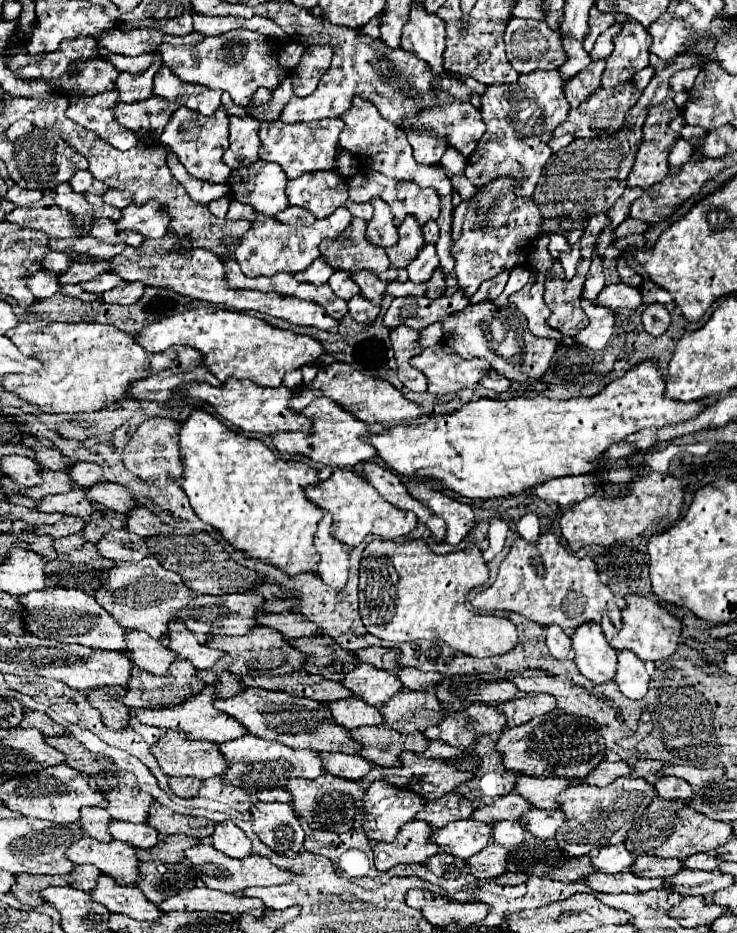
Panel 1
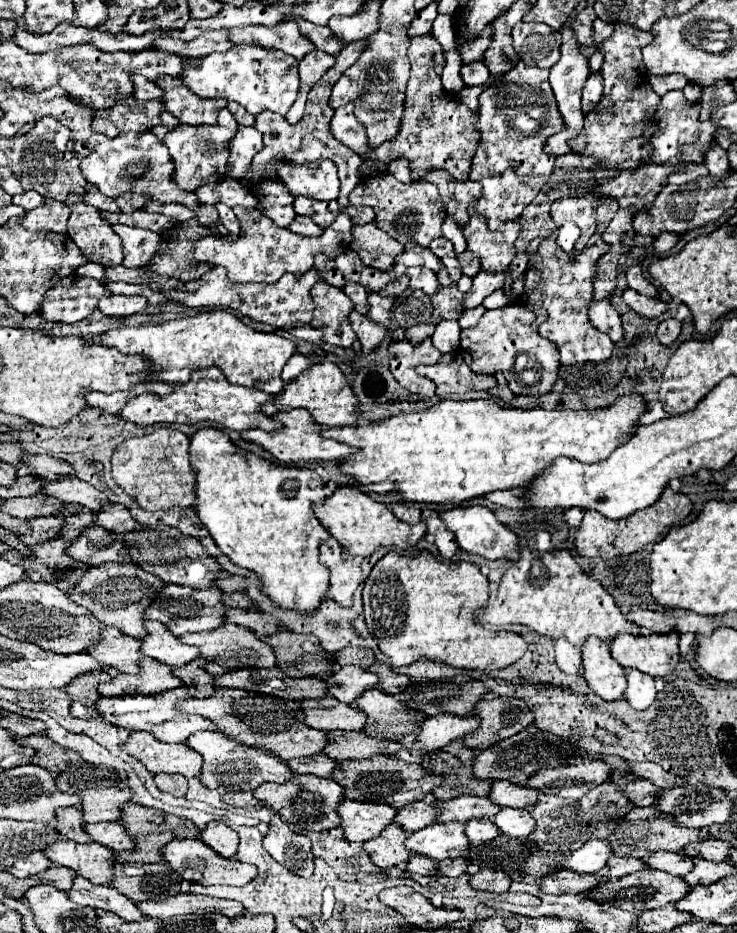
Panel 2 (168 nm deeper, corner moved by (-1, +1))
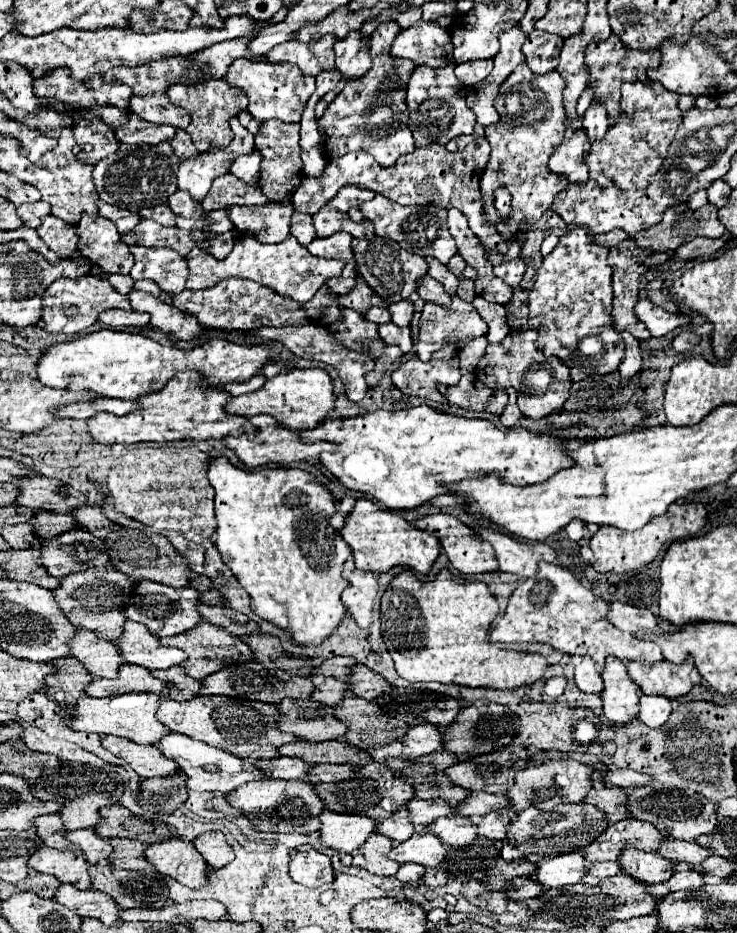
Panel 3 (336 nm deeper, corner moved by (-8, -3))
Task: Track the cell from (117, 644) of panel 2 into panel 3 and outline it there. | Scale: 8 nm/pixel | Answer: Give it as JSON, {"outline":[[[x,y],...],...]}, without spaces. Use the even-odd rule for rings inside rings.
{"outline":[[[81,629],[71,641],[71,655],[77,657],[89,673],[95,677],[113,679],[119,673],[119,667],[125,663],[121,661],[121,653],[117,653],[115,641],[105,641],[97,637],[97,633],[89,633]]]}

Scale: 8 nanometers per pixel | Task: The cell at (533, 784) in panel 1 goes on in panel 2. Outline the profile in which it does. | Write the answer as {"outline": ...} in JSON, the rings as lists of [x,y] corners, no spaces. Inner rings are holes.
{"outline":[[[494,781],[488,797],[500,807],[514,807],[514,809],[528,809],[530,811],[534,807],[534,801],[538,799],[538,795],[540,793],[536,789],[510,785],[506,781]]]}

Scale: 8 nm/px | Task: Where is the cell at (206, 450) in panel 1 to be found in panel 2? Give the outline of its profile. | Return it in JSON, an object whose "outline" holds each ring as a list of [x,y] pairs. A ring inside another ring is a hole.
{"outline":[[[212,427],[200,429],[192,437],[190,463],[198,473],[196,513],[206,525],[218,549],[234,565],[256,573],[260,581],[260,591],[270,597],[276,607],[298,611],[302,615],[314,615],[320,603],[326,599],[326,591],[330,587],[330,573],[318,559],[320,543],[326,541],[330,535],[312,511],[312,505],[326,497],[324,481],[318,477],[318,473],[308,467],[278,465],[254,453],[240,453],[226,431]]]}

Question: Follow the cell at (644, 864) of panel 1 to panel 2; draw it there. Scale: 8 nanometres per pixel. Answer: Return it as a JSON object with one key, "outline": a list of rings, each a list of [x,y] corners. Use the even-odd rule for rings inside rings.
{"outline":[[[612,855],[608,859],[608,863],[602,867],[602,871],[596,871],[594,875],[596,877],[602,877],[602,879],[618,879],[618,877],[624,877],[628,873],[636,873],[640,869],[644,869],[646,865],[642,865],[640,859],[632,859],[632,857],[616,857]]]}

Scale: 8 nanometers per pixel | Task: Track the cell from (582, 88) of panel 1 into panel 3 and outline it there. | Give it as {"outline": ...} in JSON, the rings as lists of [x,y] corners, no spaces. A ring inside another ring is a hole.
{"outline":[[[591,103],[587,113],[583,115],[583,127],[587,131],[589,141],[603,139],[609,125],[611,125],[611,121],[609,121],[609,115],[605,113],[605,107],[601,107],[599,103]]]}

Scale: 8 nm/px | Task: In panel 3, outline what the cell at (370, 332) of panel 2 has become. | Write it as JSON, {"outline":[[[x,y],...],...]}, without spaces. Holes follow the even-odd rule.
{"outline":[[[385,345],[385,347],[383,347],[383,355],[377,357],[375,369],[369,373],[369,383],[367,383],[367,385],[369,385],[369,387],[375,387],[377,381],[379,381],[379,377],[387,371],[385,367],[389,367],[391,363],[395,363],[399,357],[401,357],[401,349],[397,349],[397,345]]]}

